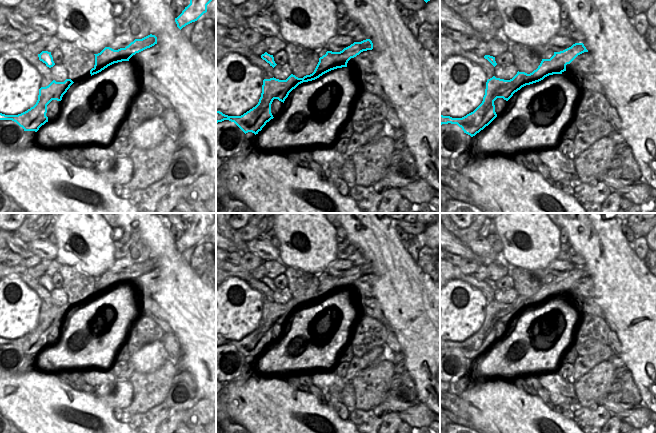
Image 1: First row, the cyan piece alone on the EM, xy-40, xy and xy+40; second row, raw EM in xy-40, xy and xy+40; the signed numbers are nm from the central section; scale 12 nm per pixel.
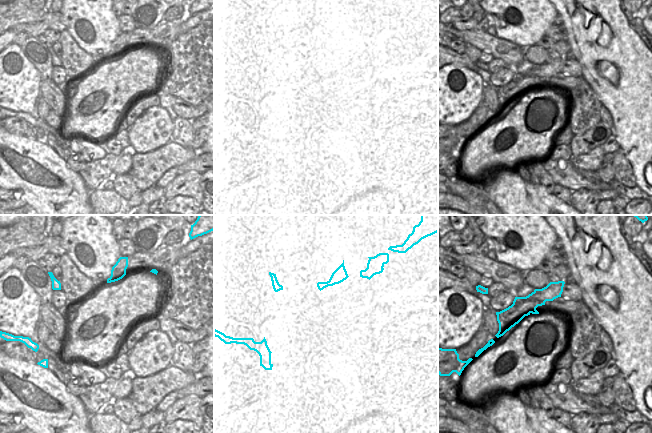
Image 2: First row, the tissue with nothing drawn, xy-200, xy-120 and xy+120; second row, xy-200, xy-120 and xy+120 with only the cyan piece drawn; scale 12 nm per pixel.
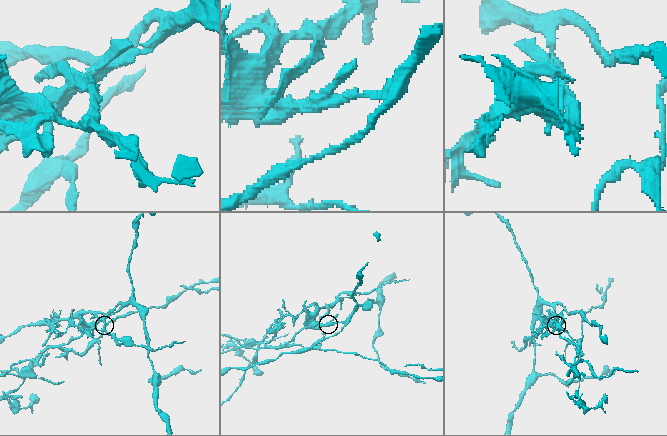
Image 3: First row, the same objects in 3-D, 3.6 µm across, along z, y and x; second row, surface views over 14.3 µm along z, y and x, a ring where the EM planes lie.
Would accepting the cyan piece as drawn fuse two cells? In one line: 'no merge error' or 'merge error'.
merge error

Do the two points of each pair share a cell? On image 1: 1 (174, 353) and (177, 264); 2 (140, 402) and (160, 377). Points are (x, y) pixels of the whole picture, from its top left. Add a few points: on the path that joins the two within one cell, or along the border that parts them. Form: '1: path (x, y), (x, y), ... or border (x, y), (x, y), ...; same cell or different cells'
1: border (173, 333), (181, 347), (182, 356); different cells
2: path (145, 396), (158, 383); same cell

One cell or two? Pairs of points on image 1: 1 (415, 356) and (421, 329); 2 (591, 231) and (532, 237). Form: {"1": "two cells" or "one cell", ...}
{"1": "one cell", "2": "two cells"}

